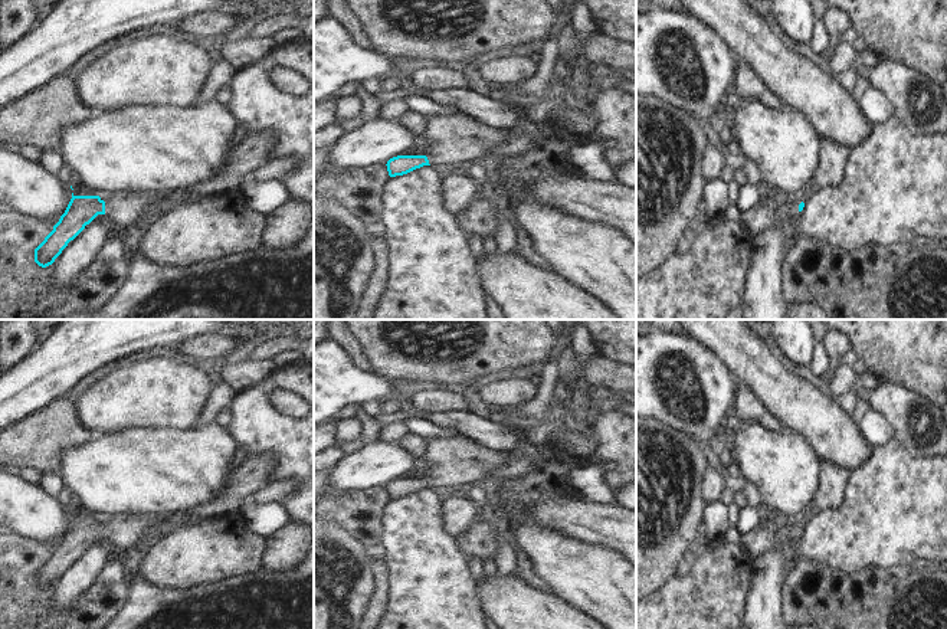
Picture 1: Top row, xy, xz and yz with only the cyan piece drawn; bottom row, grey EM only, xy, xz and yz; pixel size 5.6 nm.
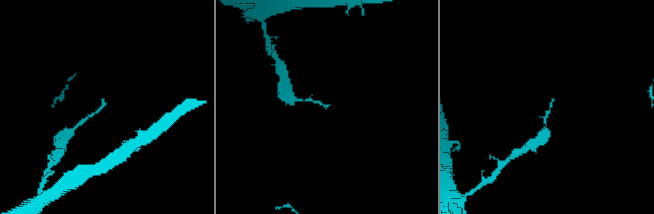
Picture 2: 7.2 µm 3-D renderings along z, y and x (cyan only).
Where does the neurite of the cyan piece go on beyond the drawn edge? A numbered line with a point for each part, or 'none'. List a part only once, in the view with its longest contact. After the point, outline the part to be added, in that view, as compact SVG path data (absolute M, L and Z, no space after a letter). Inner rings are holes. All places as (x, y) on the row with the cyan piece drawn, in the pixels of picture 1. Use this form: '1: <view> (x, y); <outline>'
1: xy (121, 210); M265 132L246 134L225 153L220 167L210 176L184 187L170 190L147 190L132 194L109 194L105 197L105 216L111 226L134 225L151 206L170 203L187 194L206 197L210 194L235 193L246 174L268 160L271 138Z

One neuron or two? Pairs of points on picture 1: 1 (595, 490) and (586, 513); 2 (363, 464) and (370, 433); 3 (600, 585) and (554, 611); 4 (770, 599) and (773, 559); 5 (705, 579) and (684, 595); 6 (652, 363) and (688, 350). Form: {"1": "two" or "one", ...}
{"1": "two", "2": "two", "3": "two", "4": "one", "5": "one", "6": "one"}

